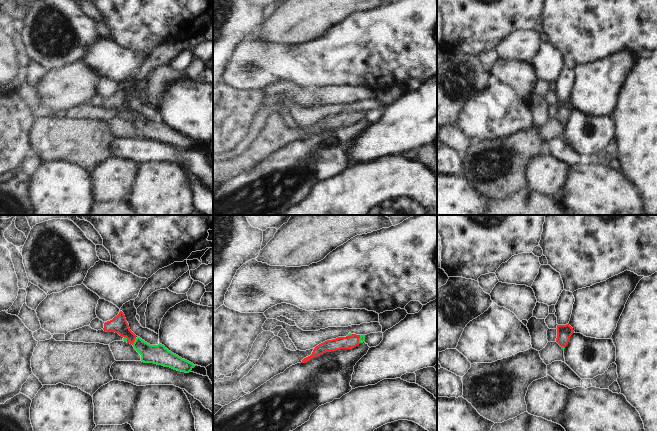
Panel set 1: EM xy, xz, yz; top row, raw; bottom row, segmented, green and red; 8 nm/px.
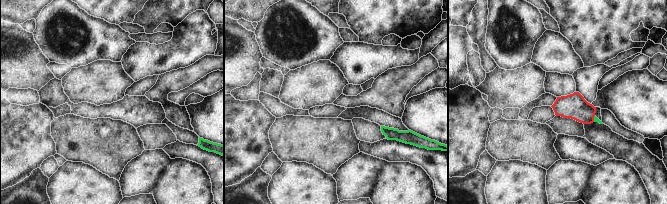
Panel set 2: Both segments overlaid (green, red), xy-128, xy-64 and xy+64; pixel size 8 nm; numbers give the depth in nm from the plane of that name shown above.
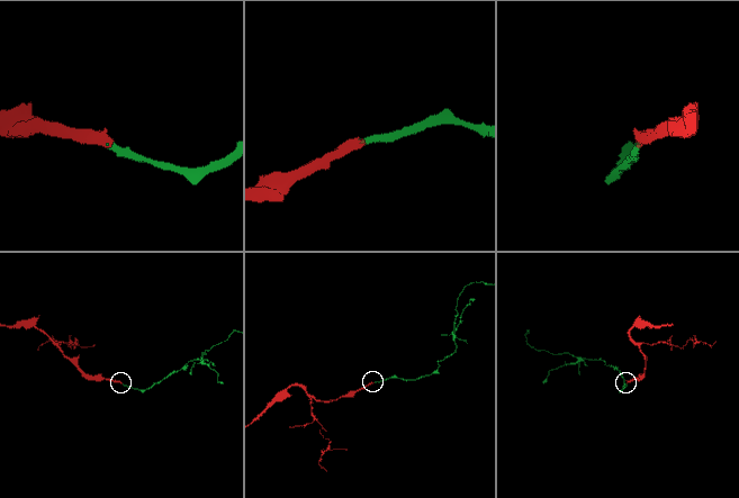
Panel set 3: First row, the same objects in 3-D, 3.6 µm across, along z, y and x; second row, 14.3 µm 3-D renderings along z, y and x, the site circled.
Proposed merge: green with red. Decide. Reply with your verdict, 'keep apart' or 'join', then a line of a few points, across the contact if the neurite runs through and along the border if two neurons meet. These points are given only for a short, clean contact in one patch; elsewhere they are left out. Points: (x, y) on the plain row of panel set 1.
join; line xy (158, 130), (150, 130), (134, 117), (118, 100)

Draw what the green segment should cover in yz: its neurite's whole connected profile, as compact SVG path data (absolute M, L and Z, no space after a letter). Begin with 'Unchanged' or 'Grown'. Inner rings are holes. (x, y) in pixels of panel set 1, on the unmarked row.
Grown. M568 100L566 101L557 101L557 114L556 118L565 125L567 122L571 111L574 109L573 104Z

